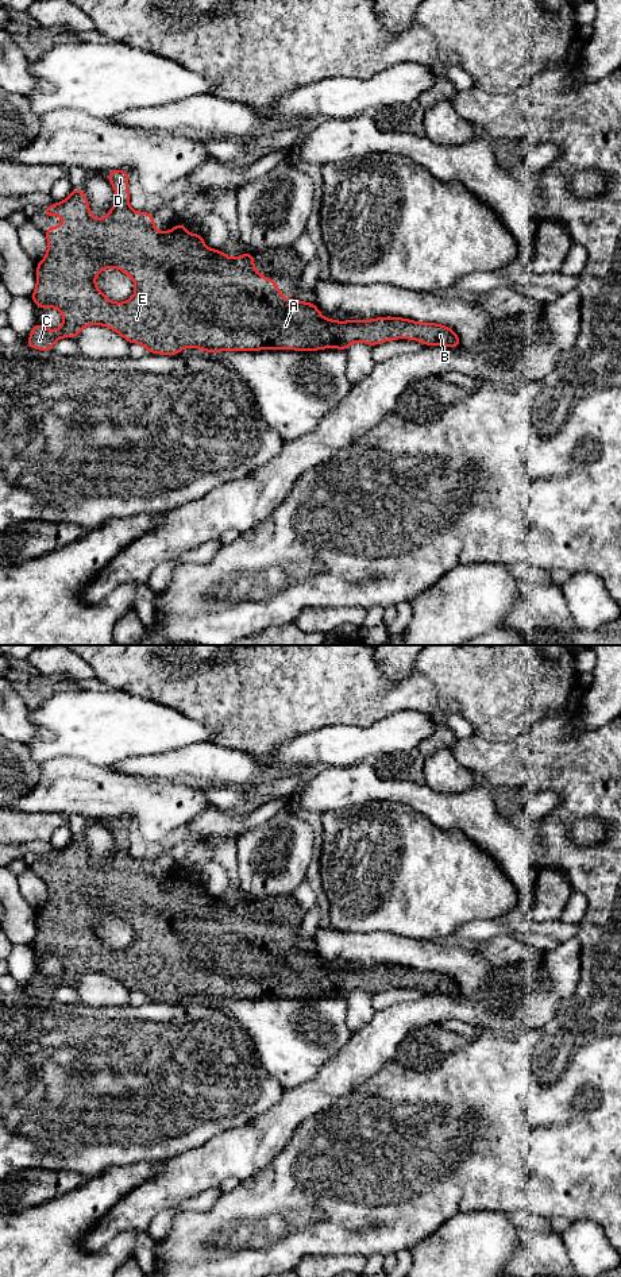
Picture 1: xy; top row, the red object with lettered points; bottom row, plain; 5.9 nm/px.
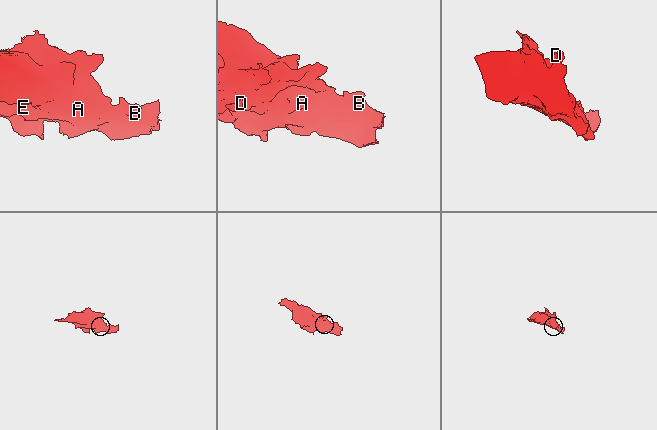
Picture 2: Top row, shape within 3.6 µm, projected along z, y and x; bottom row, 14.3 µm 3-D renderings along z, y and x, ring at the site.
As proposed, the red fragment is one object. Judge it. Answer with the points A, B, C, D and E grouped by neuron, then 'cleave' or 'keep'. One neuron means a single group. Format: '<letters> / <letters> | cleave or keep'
A B C D E | keep

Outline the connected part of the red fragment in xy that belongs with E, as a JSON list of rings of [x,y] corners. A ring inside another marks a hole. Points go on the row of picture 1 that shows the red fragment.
[[[127,170],[107,173],[107,178],[116,193],[116,202],[101,220],[92,216],[86,194],[81,189],[73,189],[62,202],[54,202],[45,208],[45,217],[63,216],[65,220],[59,227],[46,227],[47,252],[36,263],[36,286],[31,298],[38,308],[57,308],[63,317],[63,323],[58,329],[46,329],[42,324],[35,323],[30,339],[24,343],[28,347],[51,351],[58,339],[76,339],[78,332],[88,325],[108,327],[128,343],[142,344],[147,352],[169,356],[176,356],[184,348],[201,348],[211,354],[266,348],[296,351],[339,348],[347,351],[355,342],[363,342],[373,347],[397,339],[417,340],[424,346],[446,346],[450,348],[460,346],[458,333],[447,325],[392,316],[338,321],[323,317],[315,302],[285,298],[278,290],[281,282],[274,282],[255,270],[251,252],[230,258],[221,250],[207,247],[201,231],[193,235],[186,231],[184,224],[177,223],[174,228],[159,232],[154,227],[153,213],[132,211],[130,208],[128,173]],[[108,267],[126,273],[134,281],[135,293],[128,301],[113,302],[96,286],[96,277]]]

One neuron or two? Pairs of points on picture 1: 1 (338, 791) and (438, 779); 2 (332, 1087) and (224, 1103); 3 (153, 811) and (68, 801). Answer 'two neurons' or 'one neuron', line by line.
1: two neurons
2: two neurons
3: one neuron

